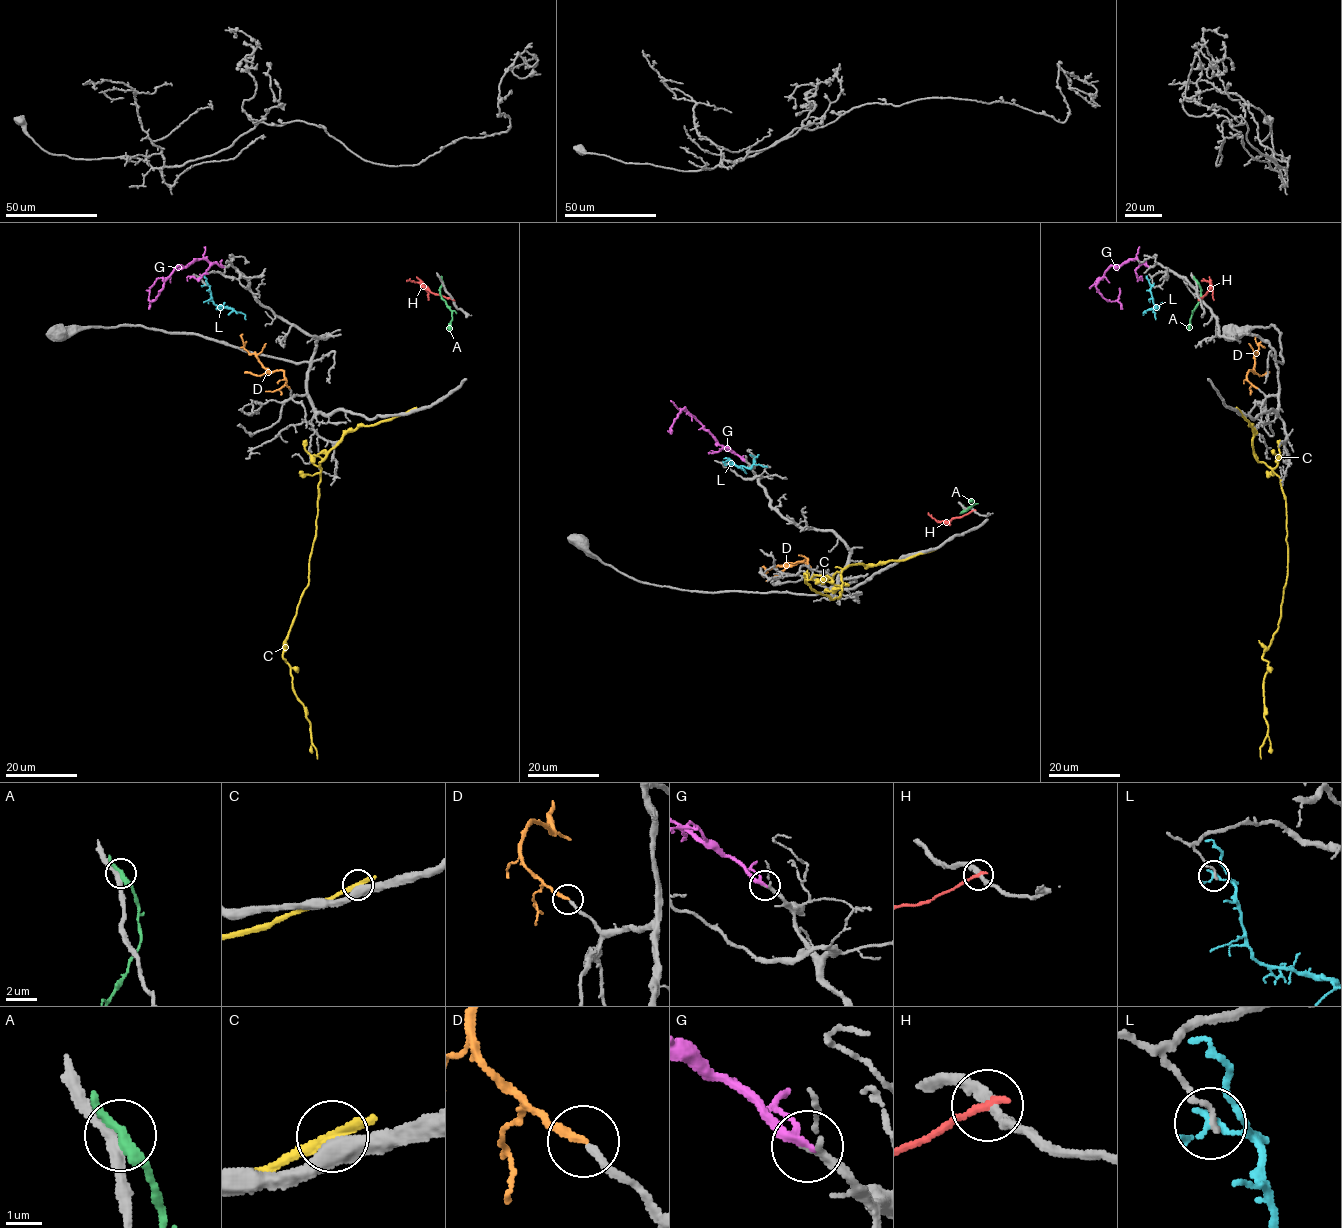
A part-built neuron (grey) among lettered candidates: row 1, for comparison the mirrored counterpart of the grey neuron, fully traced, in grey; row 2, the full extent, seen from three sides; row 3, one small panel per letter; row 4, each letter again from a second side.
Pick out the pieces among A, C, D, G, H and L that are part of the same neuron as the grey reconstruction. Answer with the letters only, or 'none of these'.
D, G

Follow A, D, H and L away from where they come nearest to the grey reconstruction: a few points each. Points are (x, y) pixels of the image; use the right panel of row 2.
A: (1196, 281), (1201, 296), (1188, 330)
D: (1257, 388), (1247, 380), (1247, 372), (1253, 372), (1254, 355), (1258, 349), (1255, 334)
H: (1199, 299), (1210, 290), (1211, 283), (1201, 280)
L: (1152, 284), (1150, 290), (1156, 308), (1152, 309), (1155, 319)

